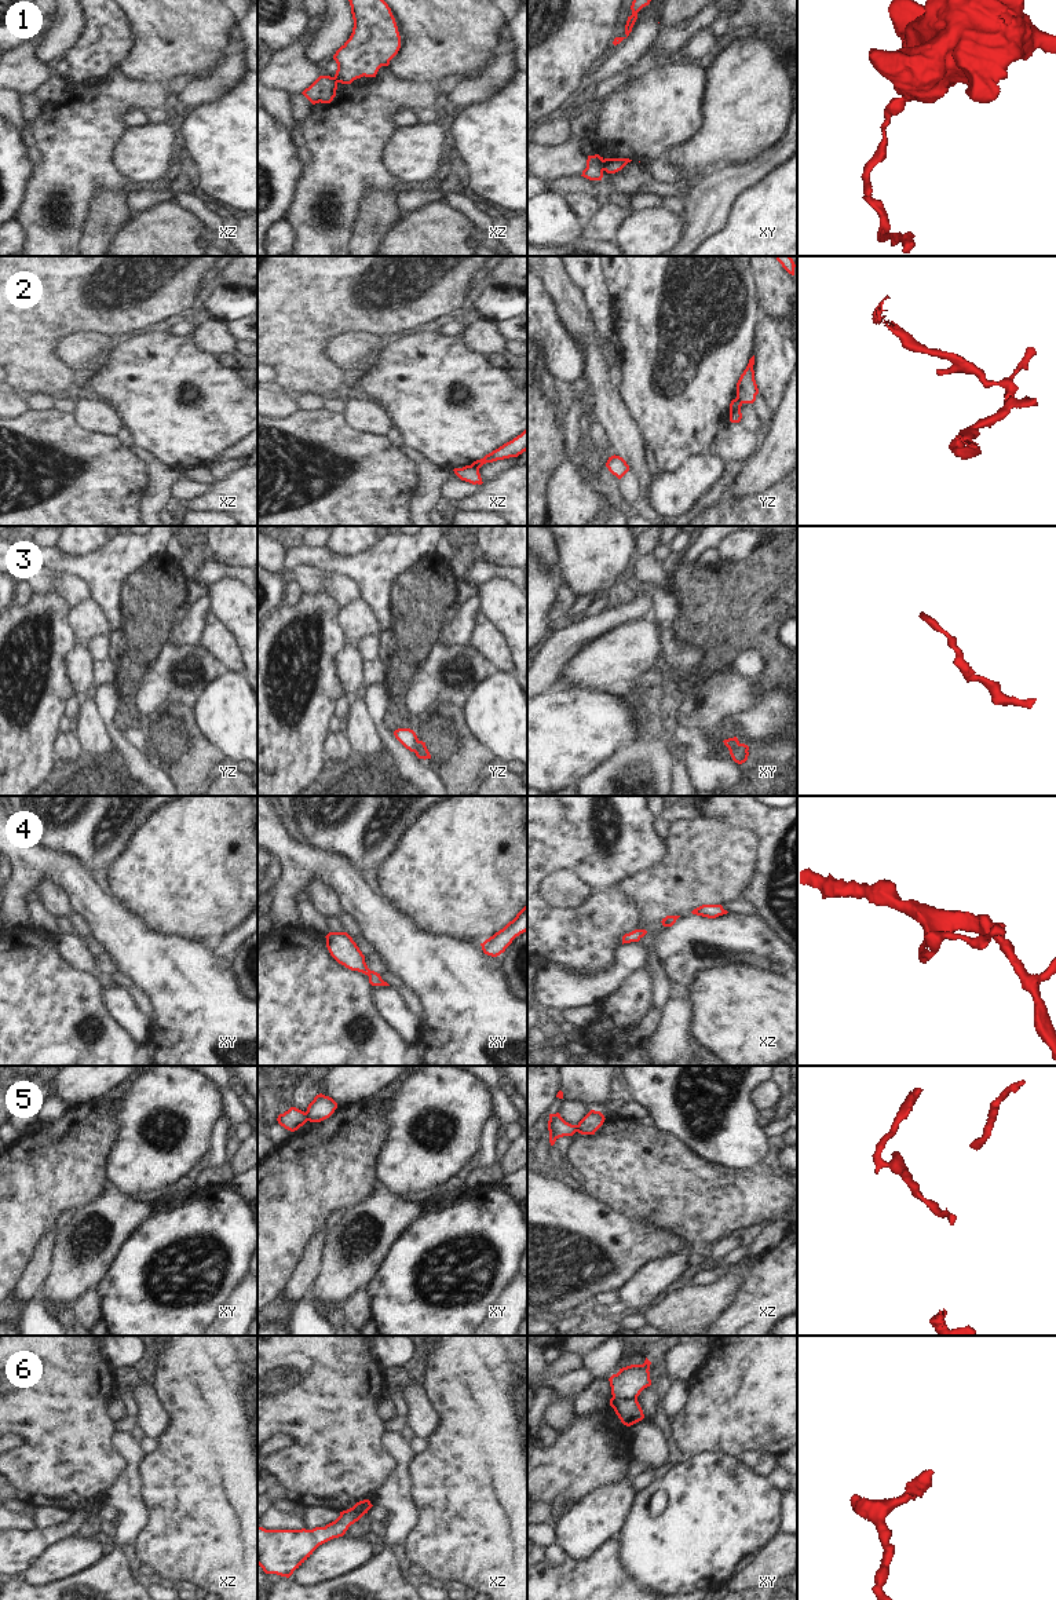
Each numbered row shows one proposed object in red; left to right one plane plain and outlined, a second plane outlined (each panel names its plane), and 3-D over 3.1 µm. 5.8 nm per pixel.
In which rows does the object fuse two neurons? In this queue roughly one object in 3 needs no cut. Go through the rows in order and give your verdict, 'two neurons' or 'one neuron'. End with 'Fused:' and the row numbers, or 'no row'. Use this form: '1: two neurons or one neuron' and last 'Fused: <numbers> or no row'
1: two neurons
2: two neurons
3: one neuron
4: one neuron
5: two neurons
6: two neurons
Fused: 1, 2, 5, 6

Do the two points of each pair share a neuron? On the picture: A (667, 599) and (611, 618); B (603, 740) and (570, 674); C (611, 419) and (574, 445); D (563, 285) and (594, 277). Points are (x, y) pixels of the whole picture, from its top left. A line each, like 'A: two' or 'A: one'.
A: two
B: two
C: two
D: two

